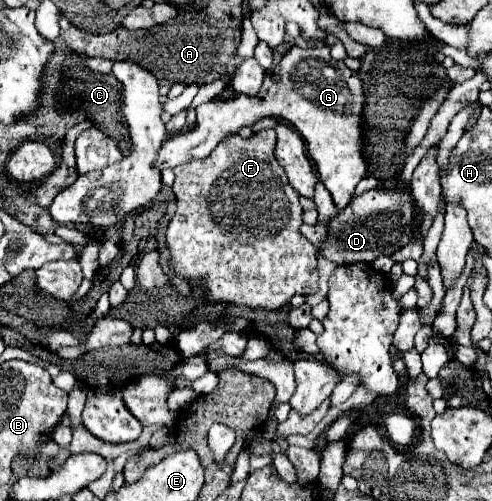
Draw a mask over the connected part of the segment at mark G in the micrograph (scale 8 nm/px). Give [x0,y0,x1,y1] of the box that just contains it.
[155,44,367,210]

